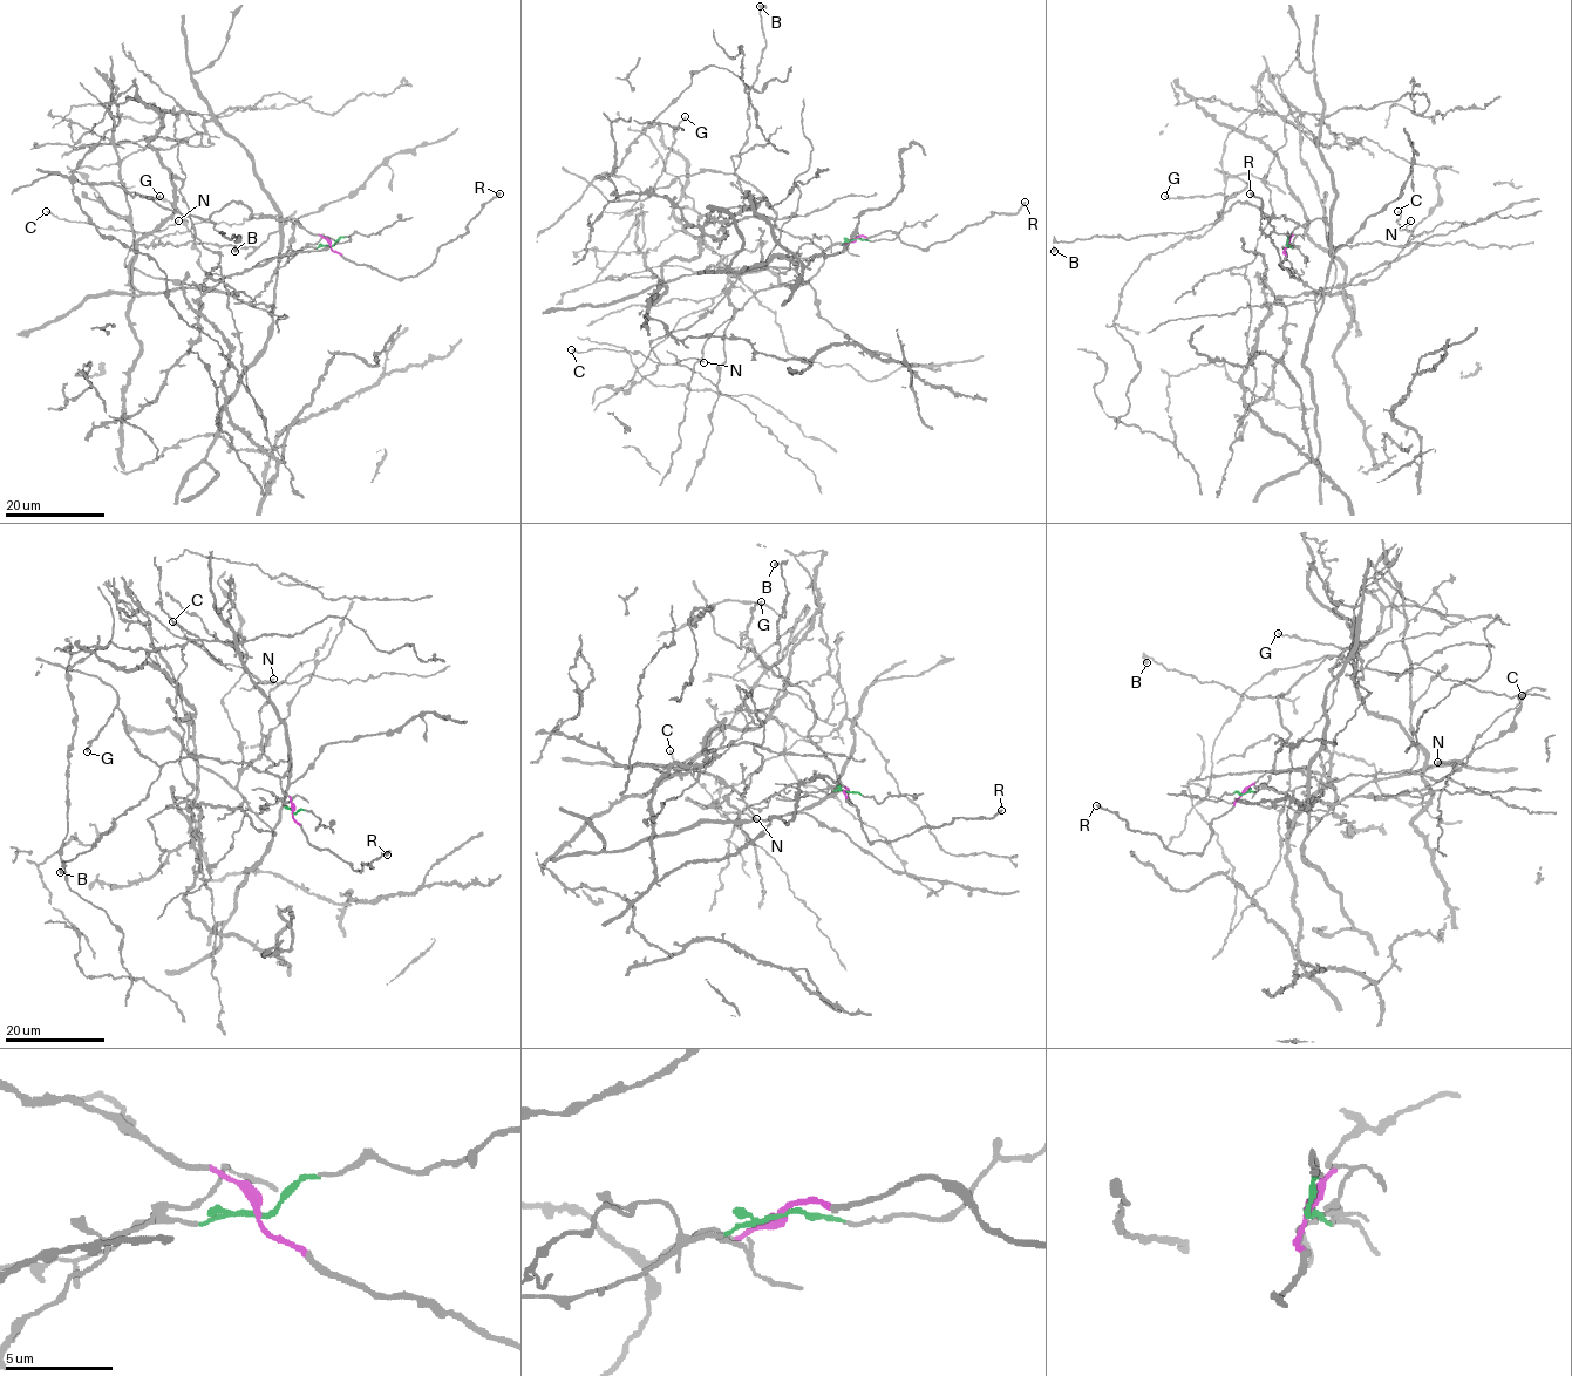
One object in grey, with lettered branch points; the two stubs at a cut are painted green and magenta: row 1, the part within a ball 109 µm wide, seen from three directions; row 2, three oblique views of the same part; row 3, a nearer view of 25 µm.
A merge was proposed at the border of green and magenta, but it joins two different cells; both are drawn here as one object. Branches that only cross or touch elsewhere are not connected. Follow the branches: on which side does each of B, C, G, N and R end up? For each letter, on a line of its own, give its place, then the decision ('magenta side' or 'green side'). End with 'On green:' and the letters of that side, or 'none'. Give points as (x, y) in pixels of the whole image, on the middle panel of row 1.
B: at (760, 6); magenta side
C: at (571, 349); green side
G: at (685, 116); magenta side
N: at (703, 362); green side
R: at (1025, 202); magenta side
On green: C, N

